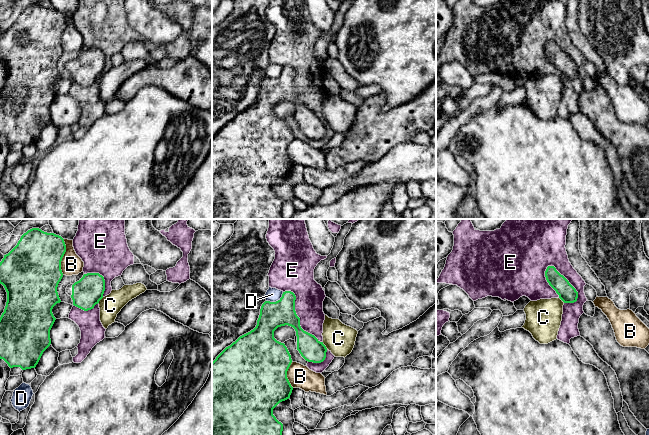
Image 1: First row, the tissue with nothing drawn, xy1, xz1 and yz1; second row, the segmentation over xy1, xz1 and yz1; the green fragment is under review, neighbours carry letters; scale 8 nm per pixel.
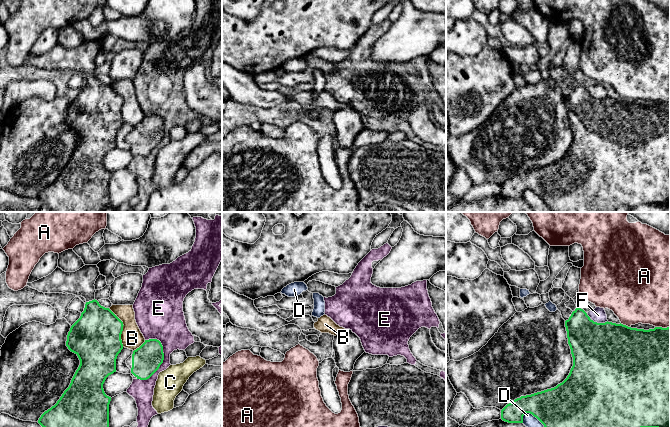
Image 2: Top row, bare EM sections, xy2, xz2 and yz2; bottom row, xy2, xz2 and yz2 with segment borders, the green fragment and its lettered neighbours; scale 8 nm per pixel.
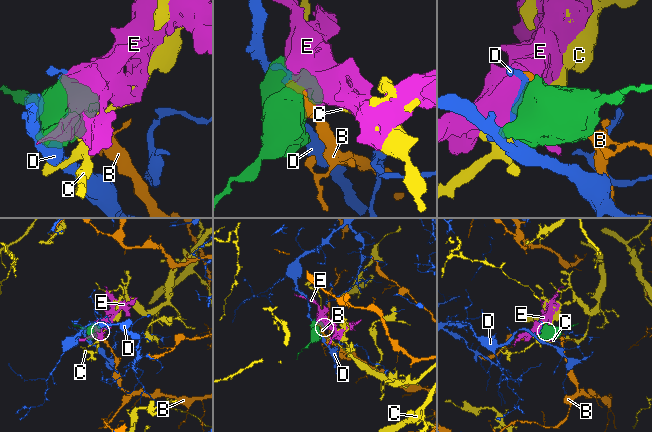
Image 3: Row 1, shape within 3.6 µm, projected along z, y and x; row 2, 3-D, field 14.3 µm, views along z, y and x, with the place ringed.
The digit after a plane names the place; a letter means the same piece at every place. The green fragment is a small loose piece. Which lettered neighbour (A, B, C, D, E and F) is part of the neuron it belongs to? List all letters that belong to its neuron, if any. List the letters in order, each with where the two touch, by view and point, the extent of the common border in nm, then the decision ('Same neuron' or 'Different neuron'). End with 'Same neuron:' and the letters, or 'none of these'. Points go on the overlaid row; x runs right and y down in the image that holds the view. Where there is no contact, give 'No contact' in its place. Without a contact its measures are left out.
A: Touches green at yz2 (625, 325). Shared border 90 nm. Different neuron
B: Touches green at xy2 (122, 327). Shared border 340 nm. Different neuron
C: Touches green at xz1 (324, 345). Shared border 70 nm. Different neuron
D: Touches green at yz2 (533, 415). Shared border 200 nm. Different neuron
E: Touches green at yz1 (568, 282). Shared border 380 nm. Different neuron
F: Touches green at yz2 (600, 323). Shared border 130 nm. Different neuron
Same neuron: none of these

